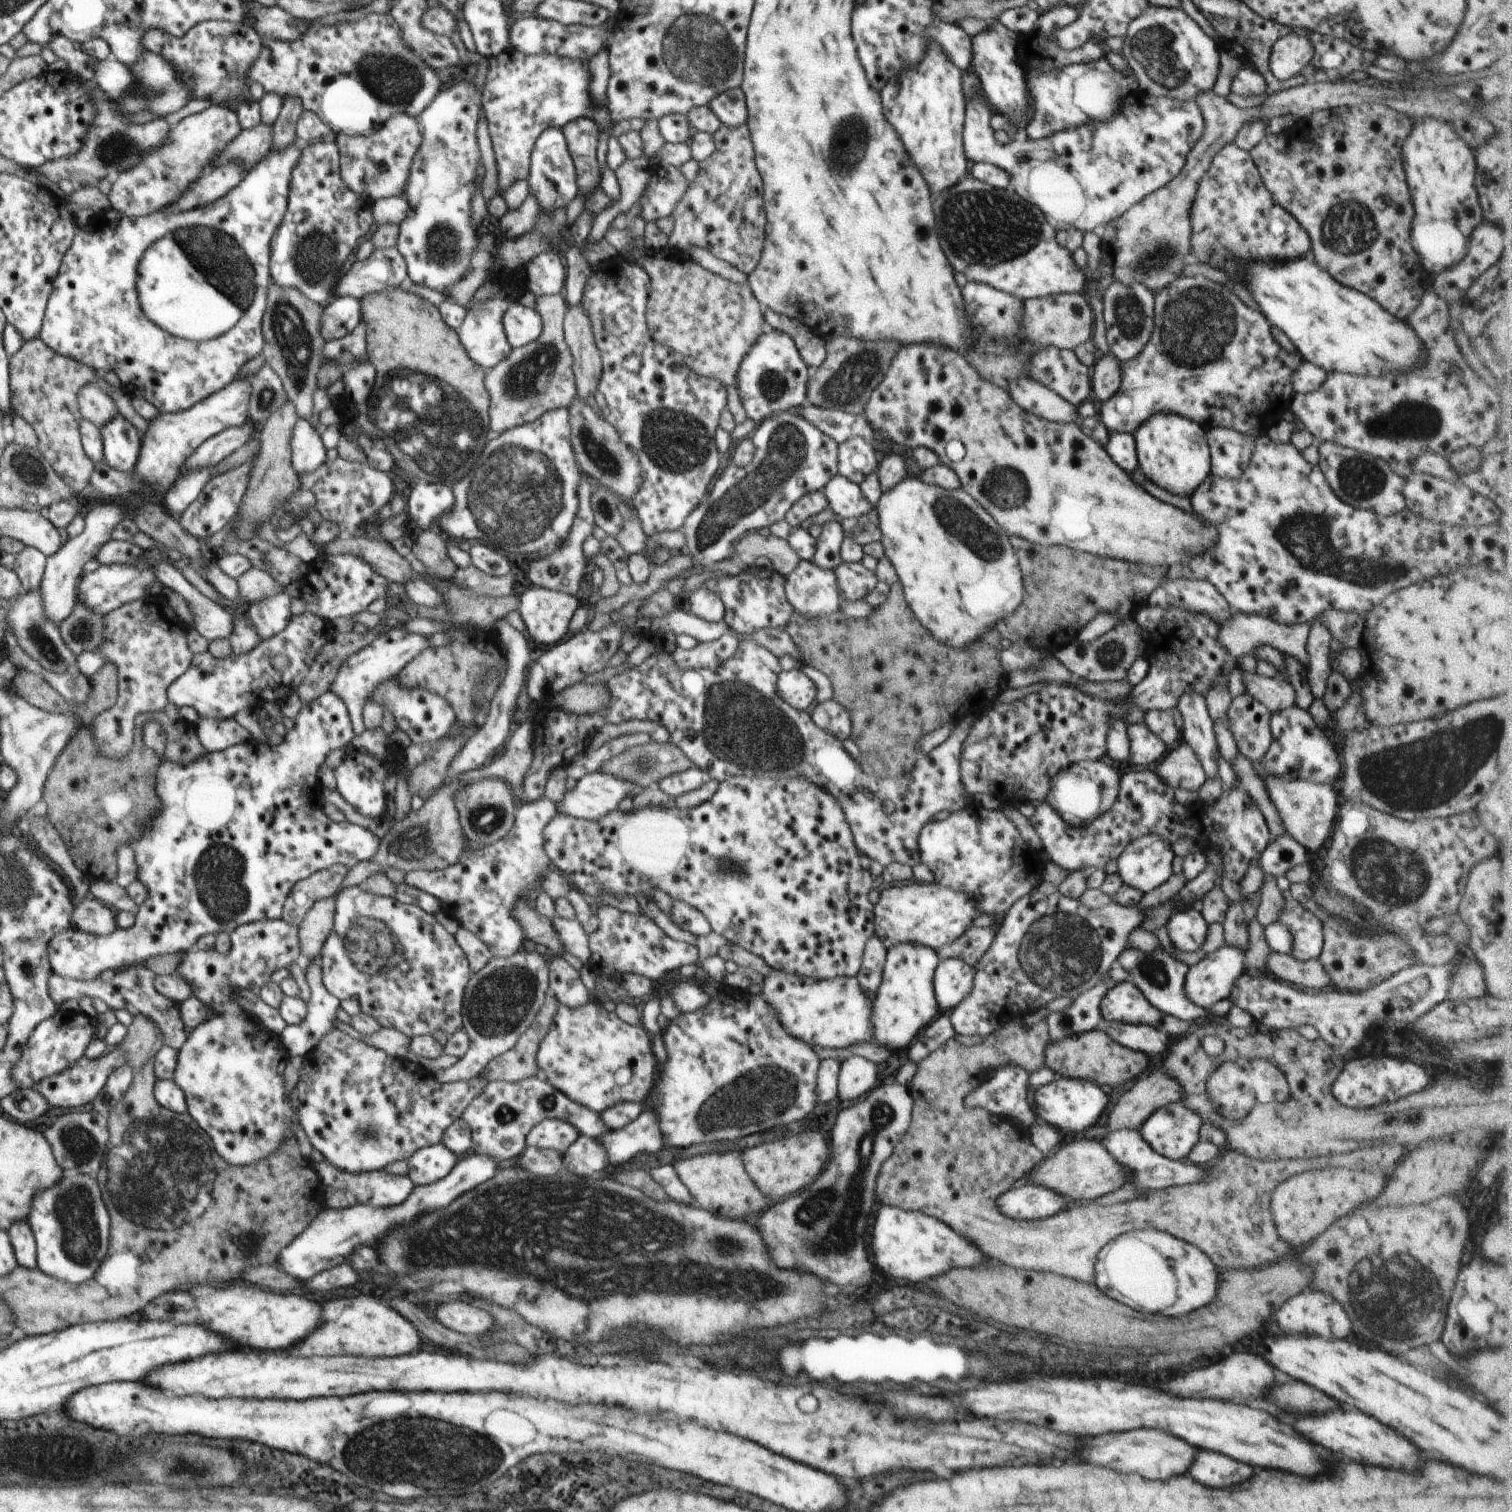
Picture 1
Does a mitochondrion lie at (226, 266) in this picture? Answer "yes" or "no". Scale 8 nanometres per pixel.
yes

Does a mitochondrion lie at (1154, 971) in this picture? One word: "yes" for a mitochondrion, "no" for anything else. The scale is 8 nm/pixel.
yes

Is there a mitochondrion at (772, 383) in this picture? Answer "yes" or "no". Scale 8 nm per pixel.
yes

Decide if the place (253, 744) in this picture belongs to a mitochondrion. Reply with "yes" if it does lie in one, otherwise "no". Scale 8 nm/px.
no

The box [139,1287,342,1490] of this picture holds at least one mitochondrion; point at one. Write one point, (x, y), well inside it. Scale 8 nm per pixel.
(176, 1467)

